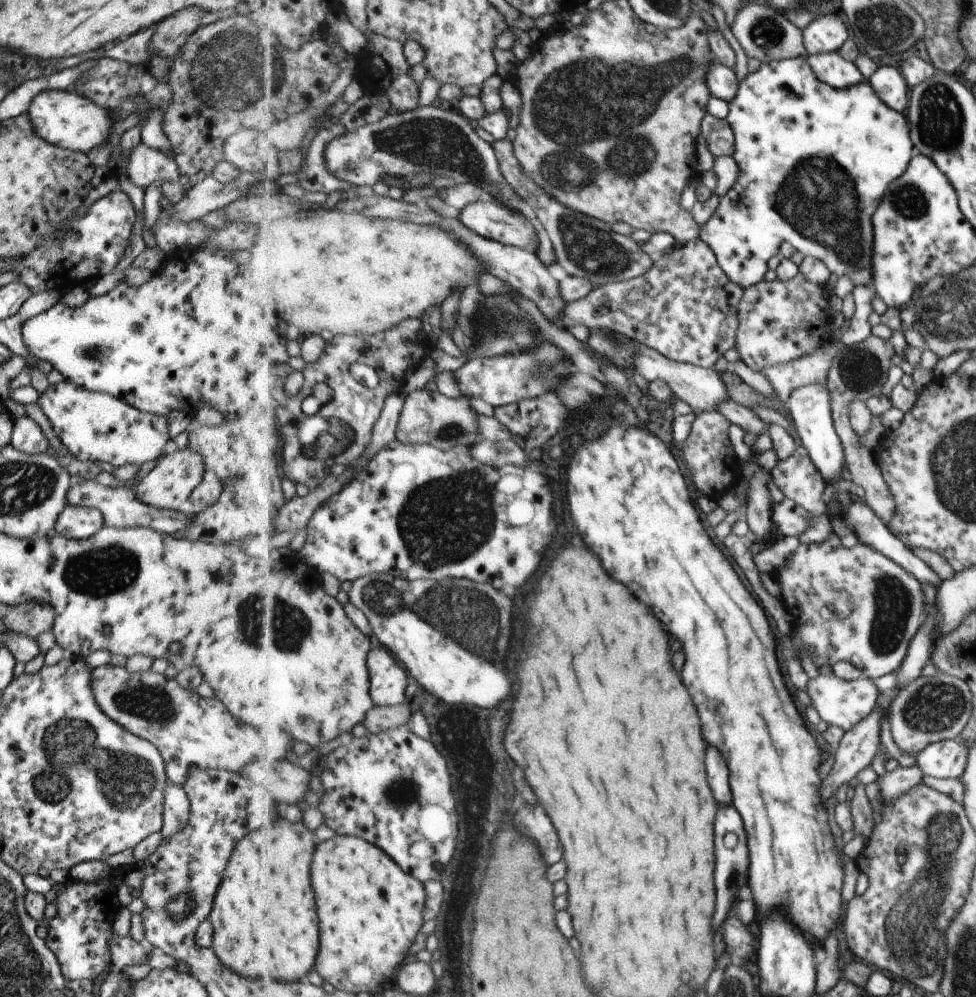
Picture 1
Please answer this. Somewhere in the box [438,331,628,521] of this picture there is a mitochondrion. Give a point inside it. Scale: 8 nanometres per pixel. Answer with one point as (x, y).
(545, 370)

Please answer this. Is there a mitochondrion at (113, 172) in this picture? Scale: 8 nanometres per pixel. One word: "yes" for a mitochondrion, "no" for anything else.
no

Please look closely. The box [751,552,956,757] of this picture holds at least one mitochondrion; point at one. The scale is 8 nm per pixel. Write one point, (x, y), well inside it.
(892, 605)

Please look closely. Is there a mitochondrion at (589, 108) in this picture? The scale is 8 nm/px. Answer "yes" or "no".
yes

